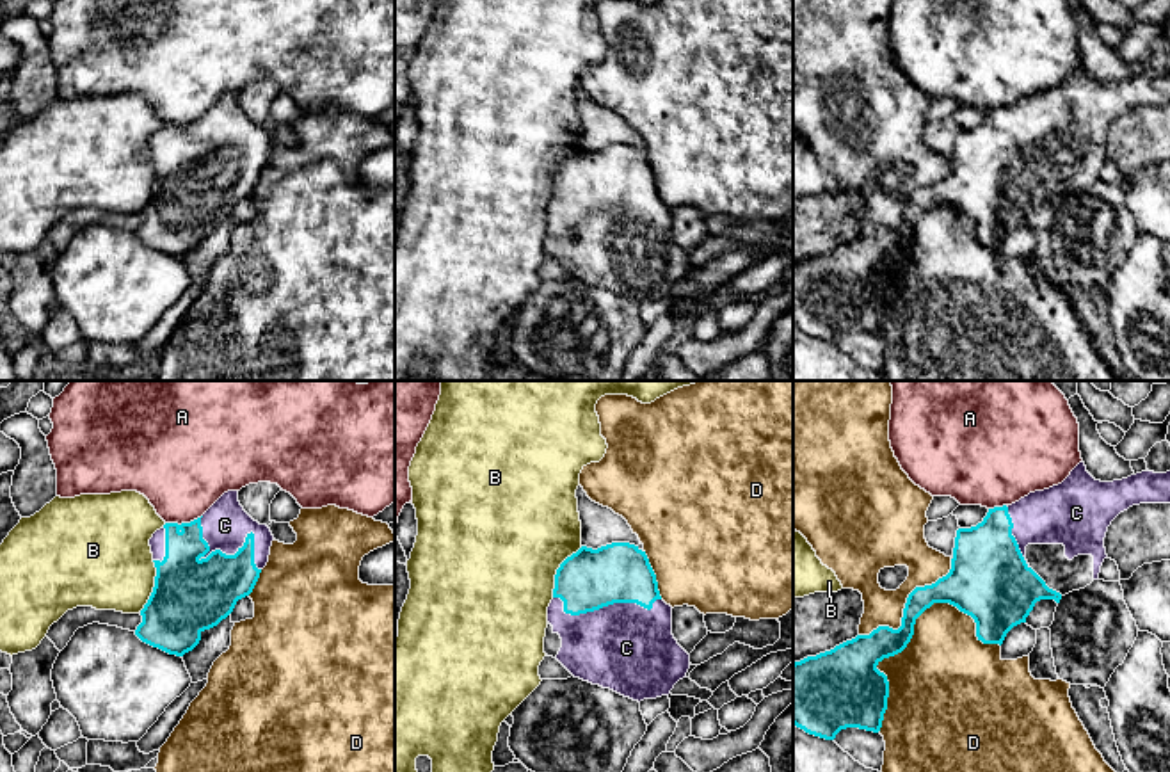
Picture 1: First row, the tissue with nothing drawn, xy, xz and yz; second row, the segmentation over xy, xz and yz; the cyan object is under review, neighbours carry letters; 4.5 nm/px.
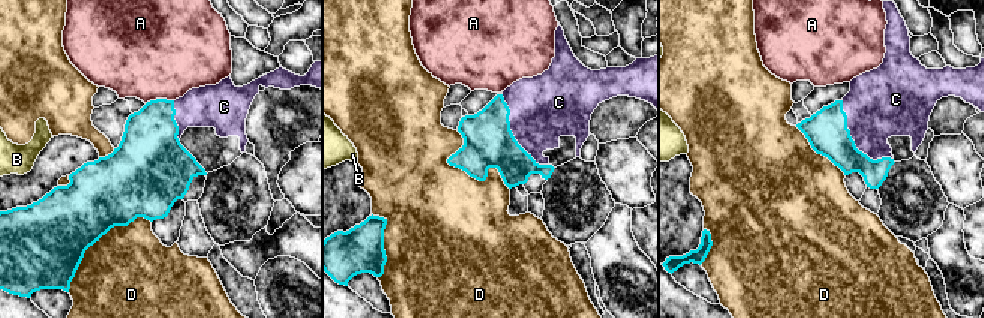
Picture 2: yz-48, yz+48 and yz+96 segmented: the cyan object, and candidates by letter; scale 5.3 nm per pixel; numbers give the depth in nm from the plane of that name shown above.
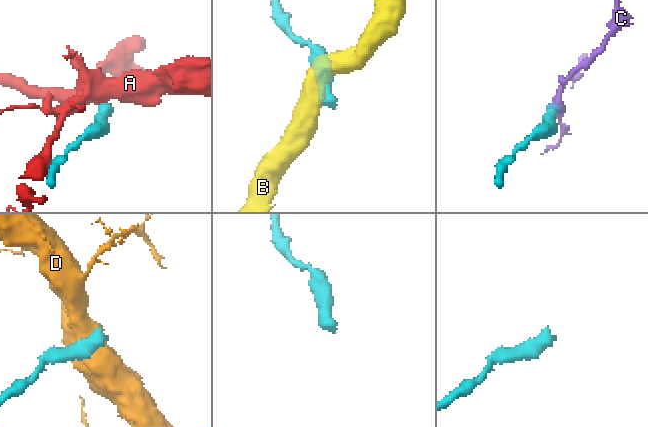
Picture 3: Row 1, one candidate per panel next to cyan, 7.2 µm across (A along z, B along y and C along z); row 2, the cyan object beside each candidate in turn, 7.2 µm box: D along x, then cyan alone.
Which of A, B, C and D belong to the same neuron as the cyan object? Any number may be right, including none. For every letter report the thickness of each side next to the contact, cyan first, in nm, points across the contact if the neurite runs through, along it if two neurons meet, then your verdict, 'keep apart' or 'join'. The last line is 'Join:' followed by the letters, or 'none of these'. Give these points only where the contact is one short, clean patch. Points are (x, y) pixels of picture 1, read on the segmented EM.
A: calibres 240 and 420 nm; keep apart
B: calibres 280 and 500 nm; keep apart
C: calibres 300 and 200 nm; join
D: calibres 160 and 440 nm; keep apart
Join: C

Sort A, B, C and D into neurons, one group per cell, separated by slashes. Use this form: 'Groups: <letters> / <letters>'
Groups: A / B / C / D

